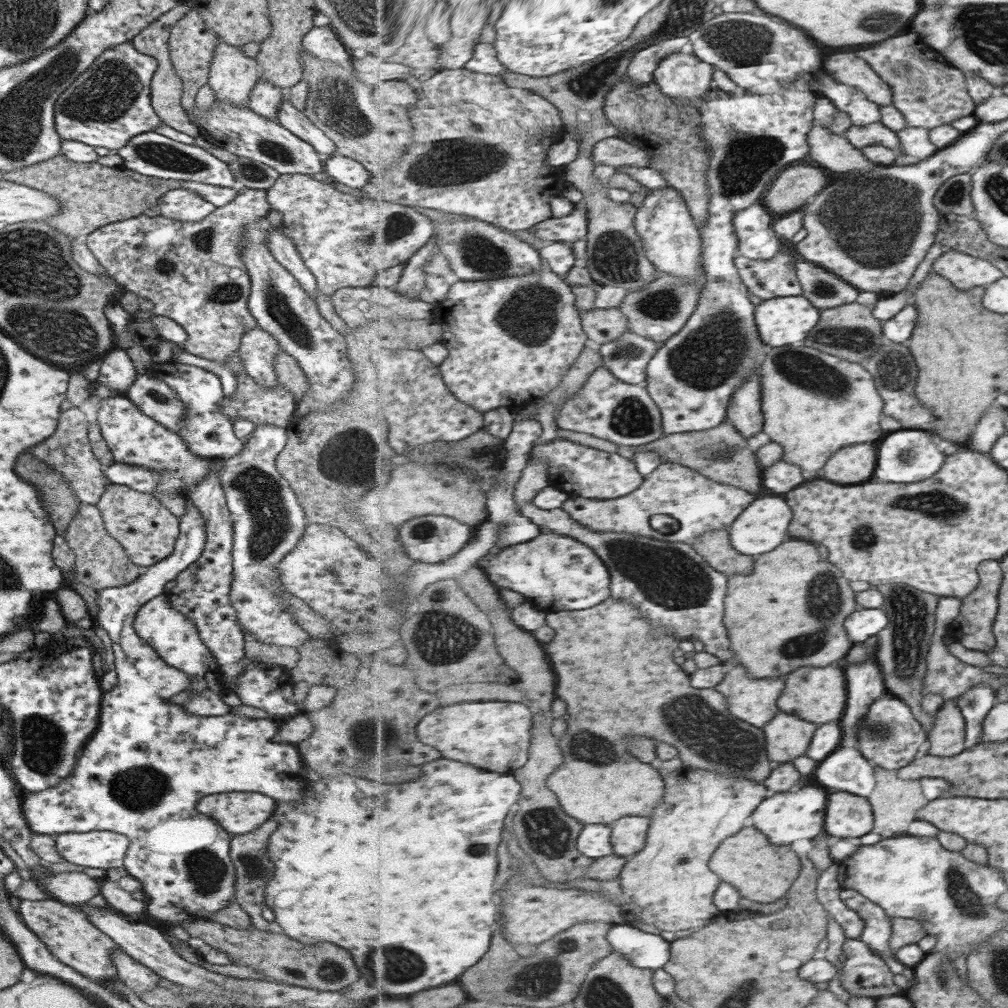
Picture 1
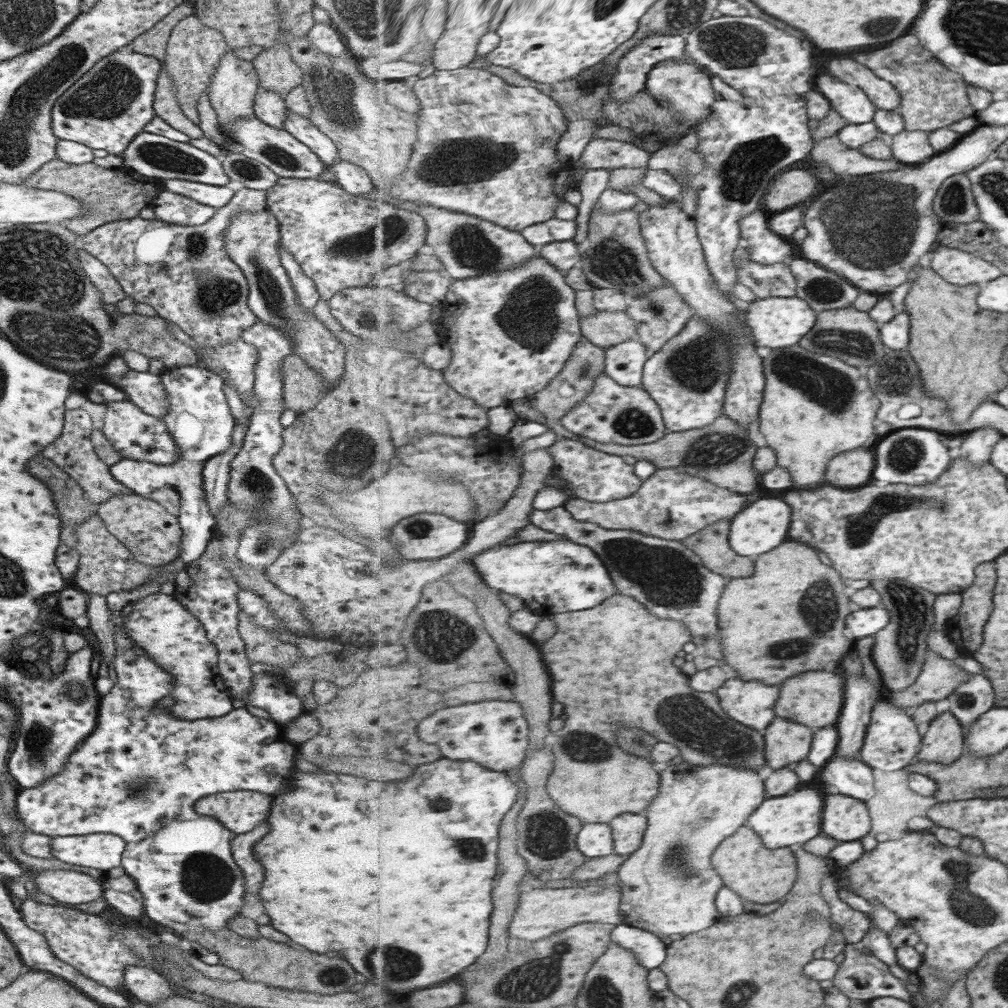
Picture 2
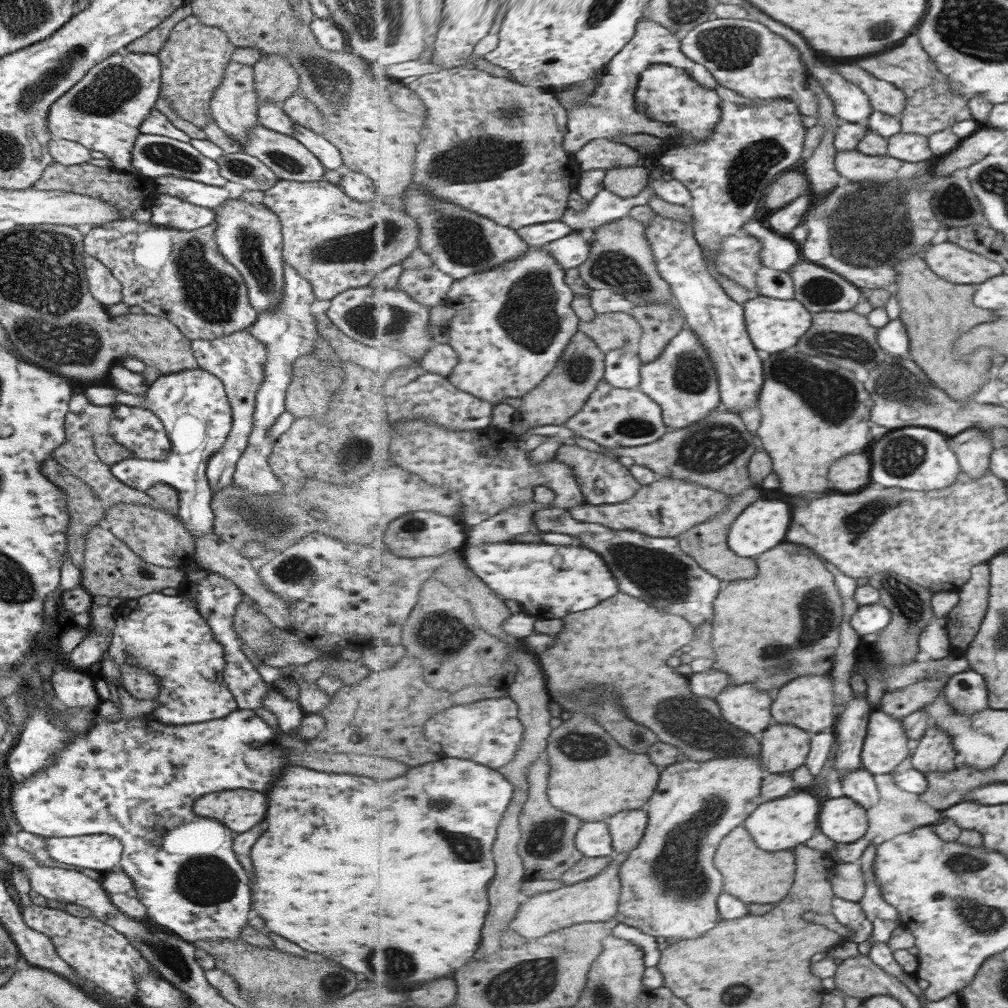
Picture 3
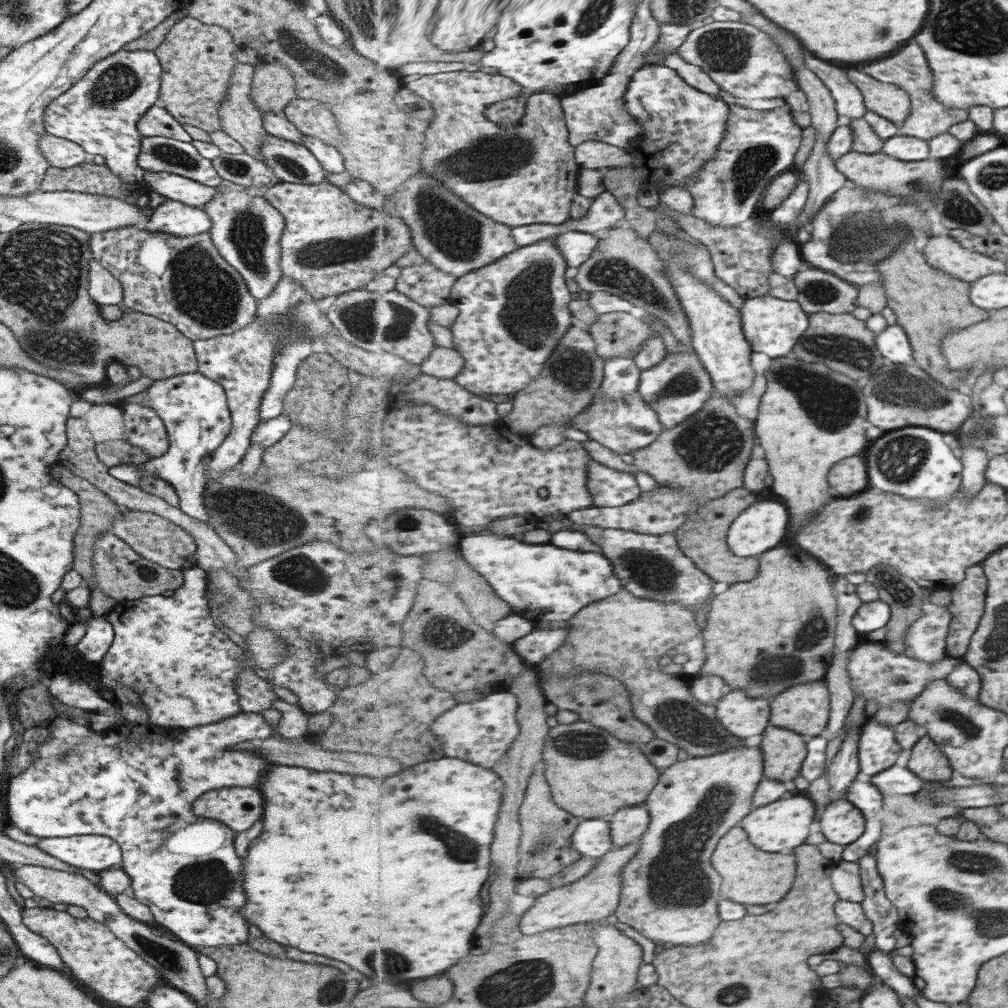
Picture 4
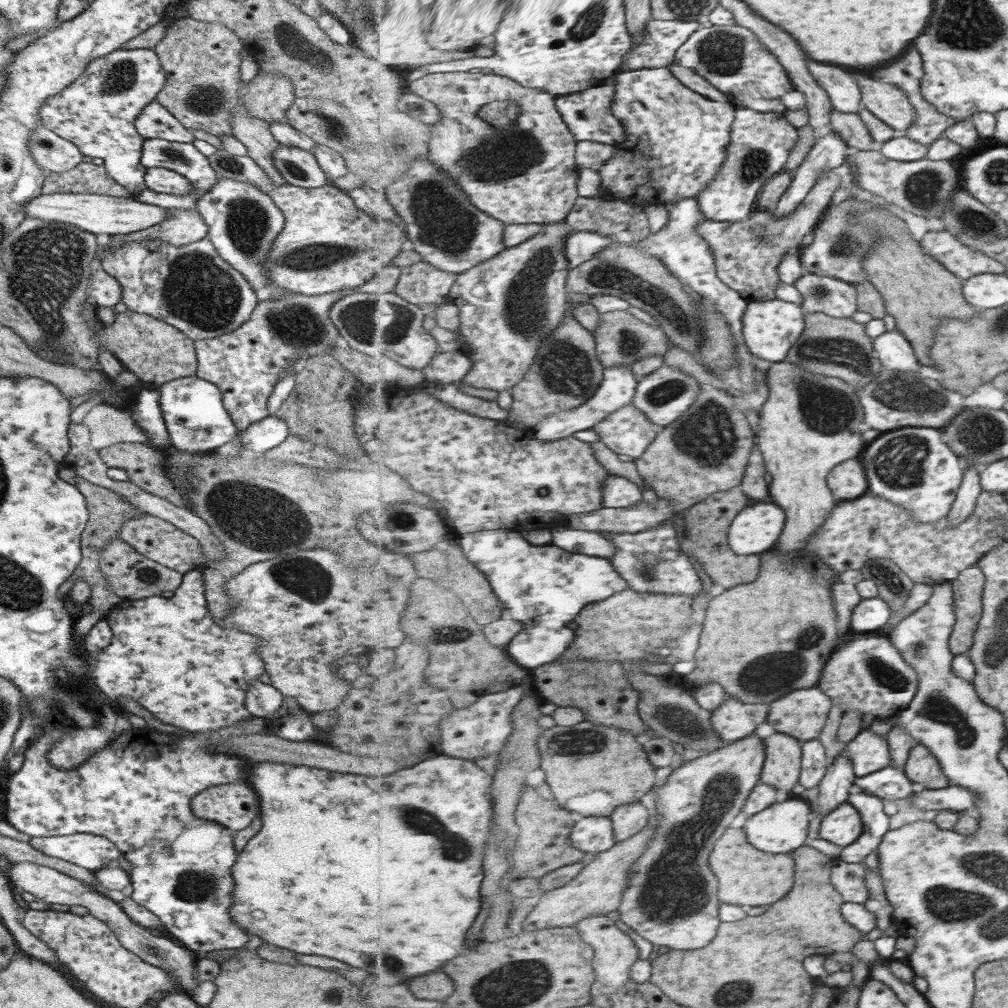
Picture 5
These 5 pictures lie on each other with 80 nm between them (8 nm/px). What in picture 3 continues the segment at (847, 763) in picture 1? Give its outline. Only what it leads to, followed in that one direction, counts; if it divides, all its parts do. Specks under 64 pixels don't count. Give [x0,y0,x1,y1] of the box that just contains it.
[839,767,880,809]

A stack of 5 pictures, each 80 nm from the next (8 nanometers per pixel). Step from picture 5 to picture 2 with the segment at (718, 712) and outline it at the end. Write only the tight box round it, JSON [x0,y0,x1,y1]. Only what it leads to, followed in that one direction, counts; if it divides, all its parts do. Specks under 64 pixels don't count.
[716,673,782,731]

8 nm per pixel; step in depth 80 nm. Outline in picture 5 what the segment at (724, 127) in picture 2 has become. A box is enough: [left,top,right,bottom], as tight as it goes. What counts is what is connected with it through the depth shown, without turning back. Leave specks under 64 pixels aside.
[696,105,799,222]

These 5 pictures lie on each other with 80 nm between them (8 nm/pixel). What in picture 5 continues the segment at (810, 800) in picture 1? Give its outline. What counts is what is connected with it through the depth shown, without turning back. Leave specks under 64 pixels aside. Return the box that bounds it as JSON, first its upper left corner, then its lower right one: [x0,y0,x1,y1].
[743,797,812,854]

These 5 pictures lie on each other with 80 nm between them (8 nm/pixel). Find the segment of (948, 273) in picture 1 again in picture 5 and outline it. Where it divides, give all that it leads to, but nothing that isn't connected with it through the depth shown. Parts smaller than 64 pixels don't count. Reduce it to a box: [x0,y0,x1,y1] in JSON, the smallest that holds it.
[921,231,1006,280]

